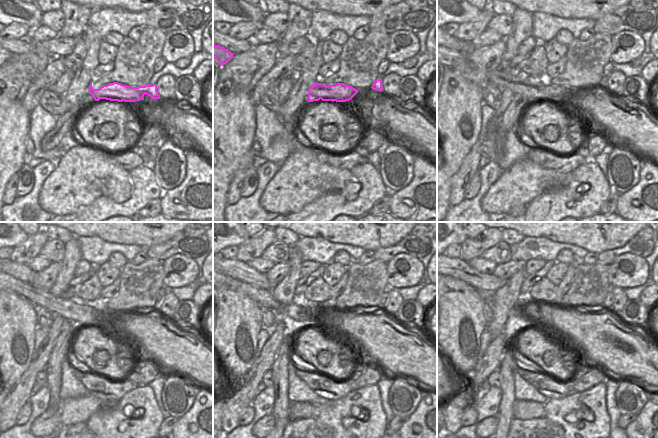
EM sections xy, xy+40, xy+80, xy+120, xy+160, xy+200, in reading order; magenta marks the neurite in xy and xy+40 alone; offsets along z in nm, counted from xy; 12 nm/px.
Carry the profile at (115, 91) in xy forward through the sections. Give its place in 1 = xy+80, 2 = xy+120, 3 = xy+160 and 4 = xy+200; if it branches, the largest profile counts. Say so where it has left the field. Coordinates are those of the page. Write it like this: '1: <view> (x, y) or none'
1: xy+80 (531, 87)
2: xy+120 (66, 308)
3: xy+160 (265, 298)
4: xy+200 (487, 296)

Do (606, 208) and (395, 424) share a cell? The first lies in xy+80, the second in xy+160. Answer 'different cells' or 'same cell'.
same cell

